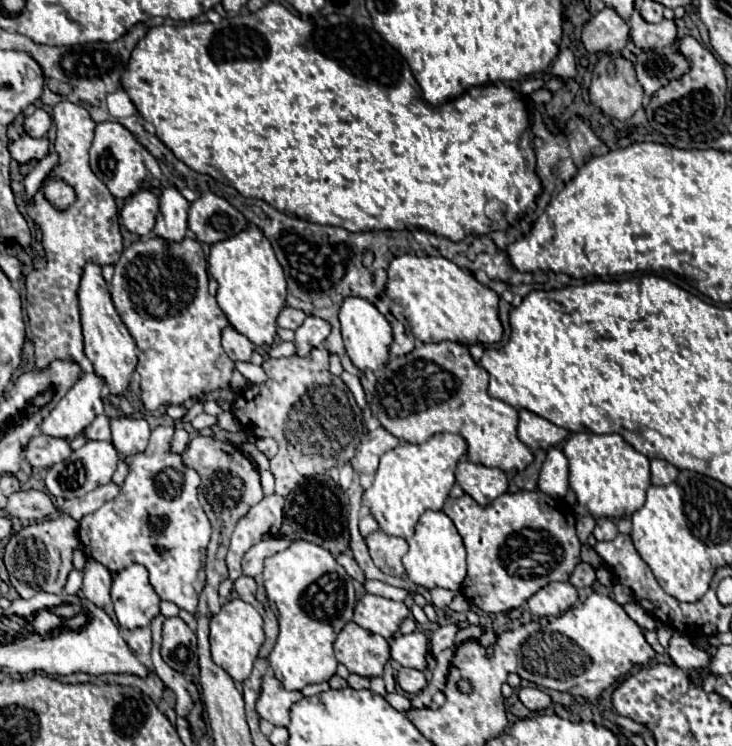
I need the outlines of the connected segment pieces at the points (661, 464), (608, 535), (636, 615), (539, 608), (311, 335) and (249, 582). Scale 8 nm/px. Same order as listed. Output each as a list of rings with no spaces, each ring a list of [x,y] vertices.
[[[651,459],[651,481],[653,485],[665,485],[665,483],[673,483],[673,479],[677,479],[679,471],[663,461],[663,459]]]
[[[607,517],[597,519],[597,527],[593,531],[593,535],[595,535],[597,541],[611,541],[611,539],[617,537],[617,533],[619,531],[617,531],[617,527],[615,527],[615,523],[611,519],[607,519]]]
[[[625,603],[623,609],[625,609],[625,613],[627,613],[639,627],[647,627],[647,629],[655,629],[655,627],[657,627],[657,619],[653,619],[653,615],[647,615],[641,605],[637,605],[637,603]]]
[[[567,581],[567,583],[549,583],[541,591],[537,591],[529,601],[529,611],[539,617],[551,617],[559,615],[565,609],[573,607],[577,603],[579,595],[577,589]]]
[[[309,315],[305,323],[295,331],[295,343],[297,343],[297,355],[307,355],[311,349],[321,347],[325,339],[329,337],[331,323],[327,319],[317,319]]]
[[[241,575],[237,581],[235,581],[235,589],[239,593],[239,597],[245,601],[245,603],[251,603],[255,605],[255,593],[257,593],[257,581],[253,577],[247,577],[247,575]]]

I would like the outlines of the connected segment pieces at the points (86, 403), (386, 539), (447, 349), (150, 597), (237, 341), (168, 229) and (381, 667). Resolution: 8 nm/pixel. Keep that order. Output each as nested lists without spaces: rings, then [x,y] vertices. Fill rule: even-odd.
[[[85,373],[43,419],[41,433],[67,441],[81,435],[85,427],[103,413],[101,387],[103,381],[95,373]]]
[[[381,529],[379,531],[373,531],[369,537],[367,537],[367,547],[369,547],[369,555],[373,559],[373,563],[387,575],[405,575],[405,569],[403,569],[403,555],[407,553],[407,541],[403,537],[391,537],[391,535],[385,535]]]
[[[443,341],[437,345],[421,343],[409,355],[389,359],[387,367],[381,373],[377,373],[377,379],[379,383],[373,393],[371,411],[381,421],[381,425],[395,437],[409,443],[425,443],[435,433],[457,433],[467,441],[467,457],[473,463],[479,461],[487,467],[499,467],[505,473],[525,471],[525,467],[533,463],[535,457],[531,449],[517,437],[517,409],[487,393],[489,373],[471,357],[465,345],[453,341]]]
[[[131,565],[115,575],[111,599],[121,629],[133,631],[137,627],[147,627],[153,617],[159,615],[161,599],[149,585],[147,571],[141,565]]]
[[[227,327],[223,331],[223,349],[233,361],[251,361],[255,345],[247,337],[239,335],[233,327]]]
[[[175,187],[163,189],[153,235],[165,241],[175,241],[175,243],[183,241],[187,237],[187,211],[189,203]]]
[[[347,623],[335,639],[335,657],[351,673],[361,677],[381,677],[389,661],[389,643],[357,623]]]

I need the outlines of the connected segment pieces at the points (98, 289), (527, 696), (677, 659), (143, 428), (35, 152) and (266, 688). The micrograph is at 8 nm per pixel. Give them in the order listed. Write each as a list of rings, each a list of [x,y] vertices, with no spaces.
[[[87,263],[79,287],[79,305],[81,305],[81,325],[83,325],[83,337],[85,337],[85,355],[93,363],[93,369],[105,385],[109,387],[111,395],[123,395],[129,389],[131,375],[137,367],[137,345],[133,343],[133,337],[129,335],[127,327],[119,319],[111,295],[109,295],[109,283],[101,277],[101,267]]]
[[[539,687],[519,689],[519,699],[527,709],[531,709],[535,713],[541,713],[551,705],[551,697],[545,691],[541,691]]]
[[[673,631],[673,637],[667,647],[667,655],[671,657],[673,665],[681,667],[685,673],[689,673],[691,669],[705,667],[705,663],[709,661],[709,653],[693,647],[689,643],[689,639],[685,635],[681,635],[679,631]]]
[[[117,417],[111,419],[111,443],[119,455],[131,457],[145,451],[151,429],[145,419],[139,417]]]
[[[23,135],[9,147],[9,151],[11,151],[11,157],[19,163],[29,163],[31,159],[41,161],[49,151],[49,141],[45,137],[33,139],[29,135]]]
[[[265,675],[261,683],[261,697],[257,701],[257,713],[261,719],[287,727],[289,725],[289,709],[295,701],[303,697],[301,691],[287,691],[275,677]]]

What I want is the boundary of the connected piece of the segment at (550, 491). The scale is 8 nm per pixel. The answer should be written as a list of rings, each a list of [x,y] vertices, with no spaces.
[[[551,447],[539,475],[539,489],[553,499],[563,499],[569,491],[569,461],[563,451]]]

